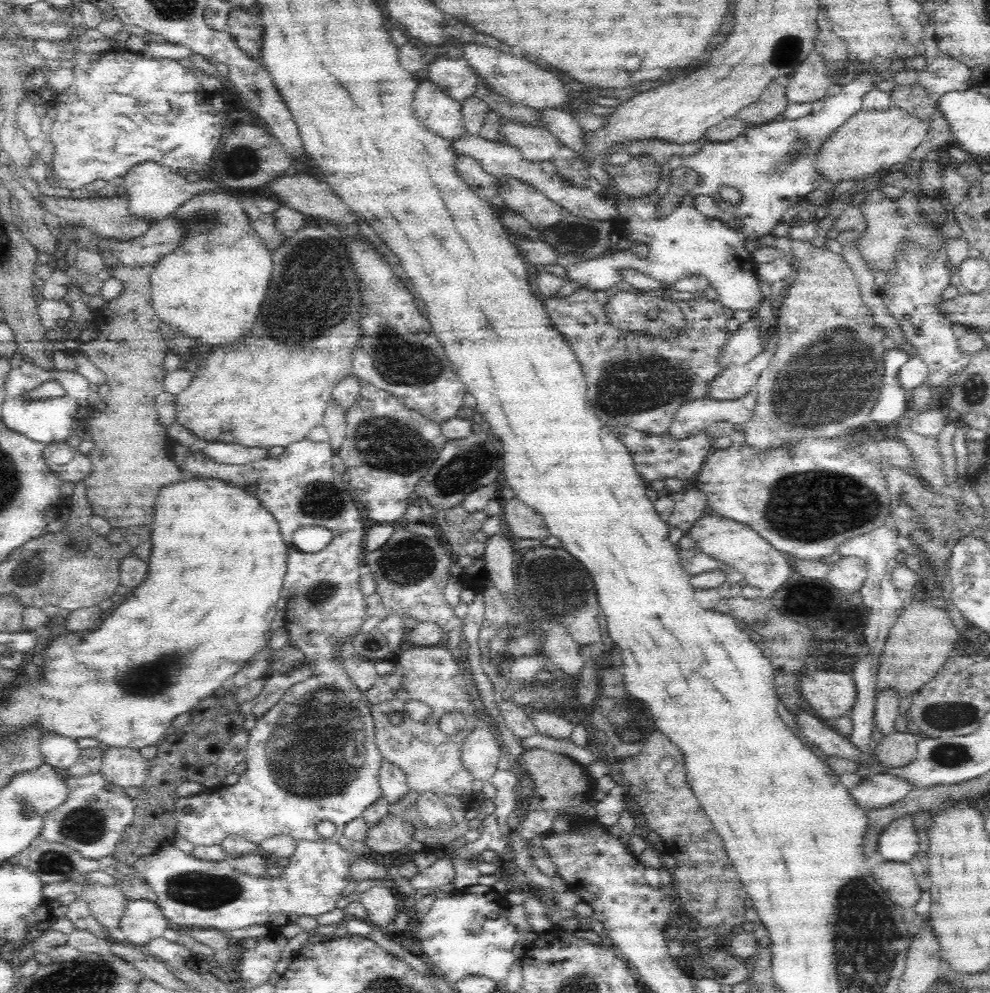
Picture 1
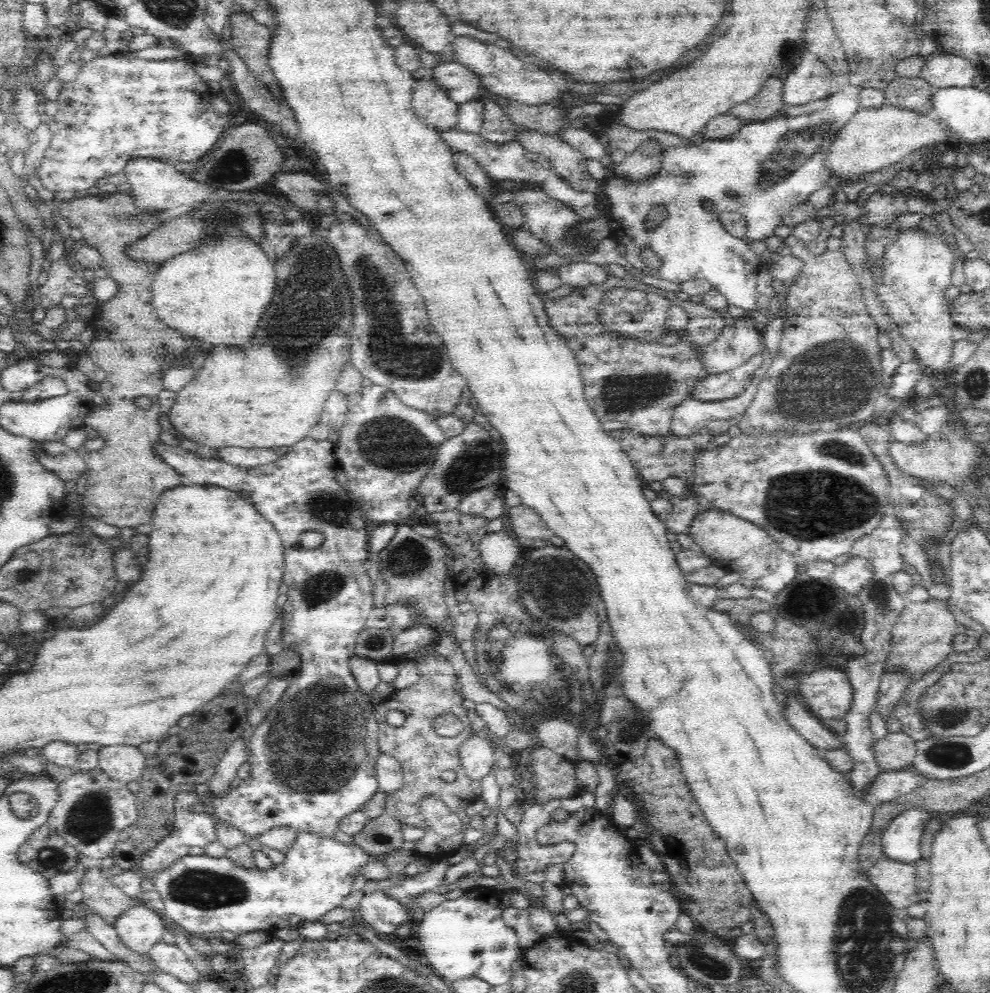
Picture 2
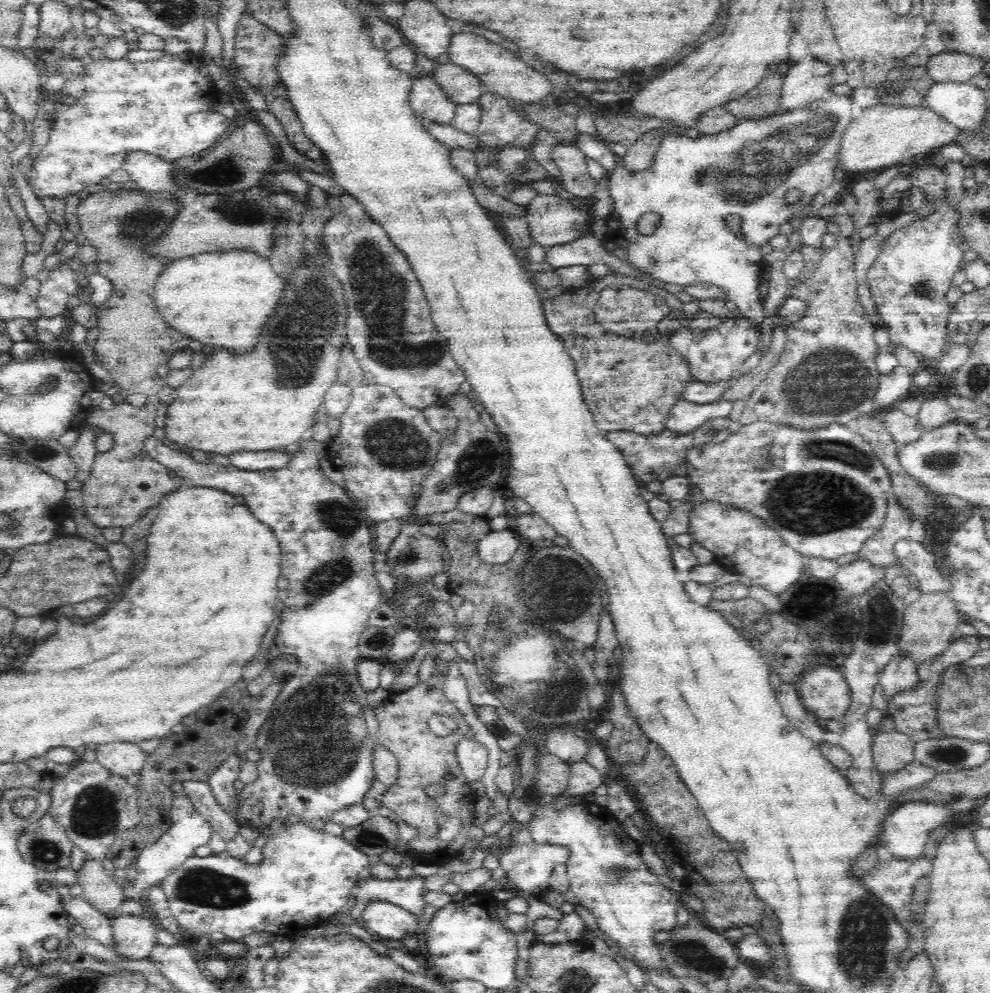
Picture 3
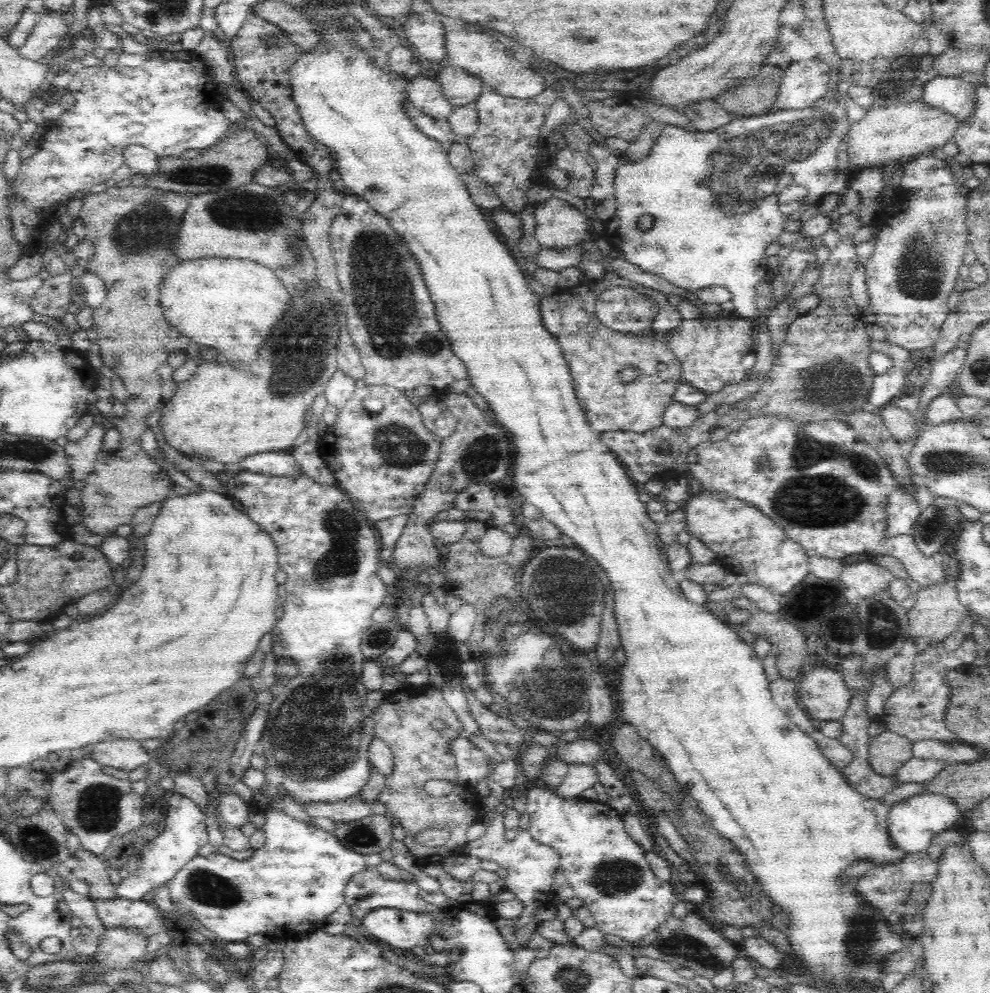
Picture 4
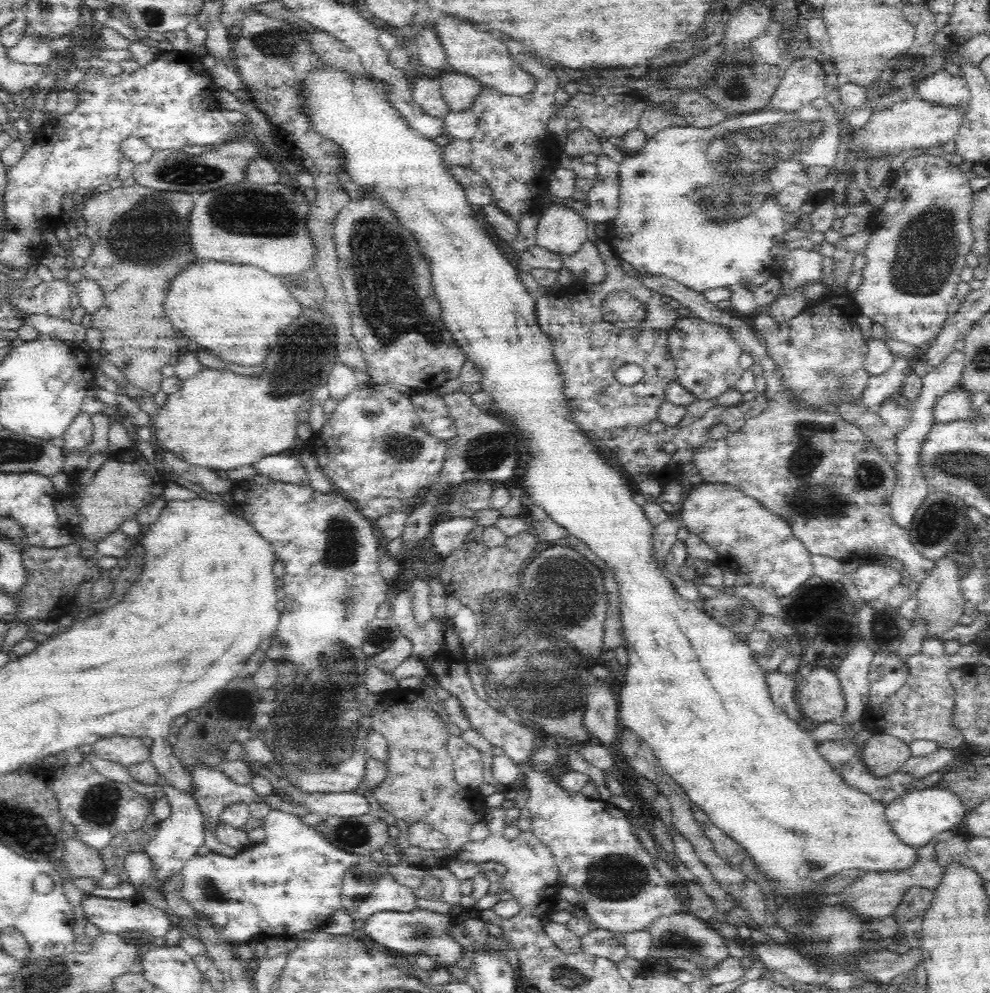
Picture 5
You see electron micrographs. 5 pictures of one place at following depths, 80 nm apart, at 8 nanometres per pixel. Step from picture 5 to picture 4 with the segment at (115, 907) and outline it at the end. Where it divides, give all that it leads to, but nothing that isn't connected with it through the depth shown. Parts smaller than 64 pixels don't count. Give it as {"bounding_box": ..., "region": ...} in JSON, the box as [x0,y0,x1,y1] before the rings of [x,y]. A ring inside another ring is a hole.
{"bounding_box":[94,898,167,935],"region":[[[119,898],[114,901],[96,901],[94,906],[108,929],[114,926],[133,926],[150,935],[167,930],[160,911],[152,902]]]}

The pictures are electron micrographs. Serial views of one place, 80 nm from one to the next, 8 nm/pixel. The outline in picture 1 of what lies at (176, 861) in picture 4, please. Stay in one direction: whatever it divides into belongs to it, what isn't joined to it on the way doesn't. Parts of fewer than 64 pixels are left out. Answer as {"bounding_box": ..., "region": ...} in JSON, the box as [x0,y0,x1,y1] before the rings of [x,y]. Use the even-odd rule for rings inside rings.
{"bounding_box":[169,438,383,847],"region":[[[302,438],[286,446],[278,457],[267,456],[242,465],[218,464],[202,452],[190,451],[180,443],[172,443],[169,453],[182,469],[185,480],[221,478],[226,482],[234,482],[236,486],[248,487],[262,506],[266,506],[266,510],[278,520],[281,535],[289,546],[287,573],[283,582],[283,587],[289,590],[285,617],[285,628],[290,633],[289,644],[302,651],[306,655],[305,662],[318,671],[314,678],[292,686],[276,706],[270,707],[268,712],[257,719],[255,726],[249,730],[246,770],[235,784],[219,786],[191,797],[178,797],[174,814],[177,833],[186,837],[194,846],[204,847],[221,845],[225,838],[231,836],[240,836],[258,846],[273,836],[288,836],[296,844],[302,841],[319,843],[324,839],[316,833],[314,827],[321,820],[330,820],[336,825],[337,831],[329,841],[338,842],[344,836],[346,824],[362,817],[363,812],[382,797],[379,772],[383,761],[376,745],[371,705],[362,700],[364,694],[352,685],[342,665],[335,660],[335,655],[339,654],[337,643],[356,635],[365,620],[364,595],[358,589],[358,572],[363,566],[365,537],[362,508],[352,498],[348,483],[342,480],[341,473],[333,468],[330,460],[335,454],[328,441],[312,442]],[[308,524],[329,528],[333,536],[324,550],[314,554],[302,552],[292,544],[294,532]]]}

